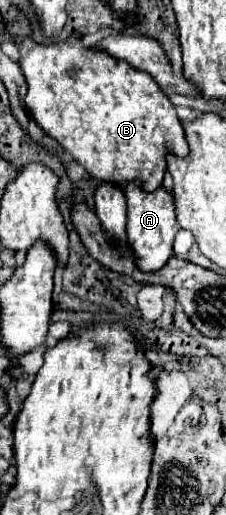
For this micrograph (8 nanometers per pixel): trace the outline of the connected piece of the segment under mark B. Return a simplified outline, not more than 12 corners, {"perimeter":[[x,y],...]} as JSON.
{"perimeter":[[78,36],[20,44],[24,104],[98,182],[188,154],[150,74]]}

